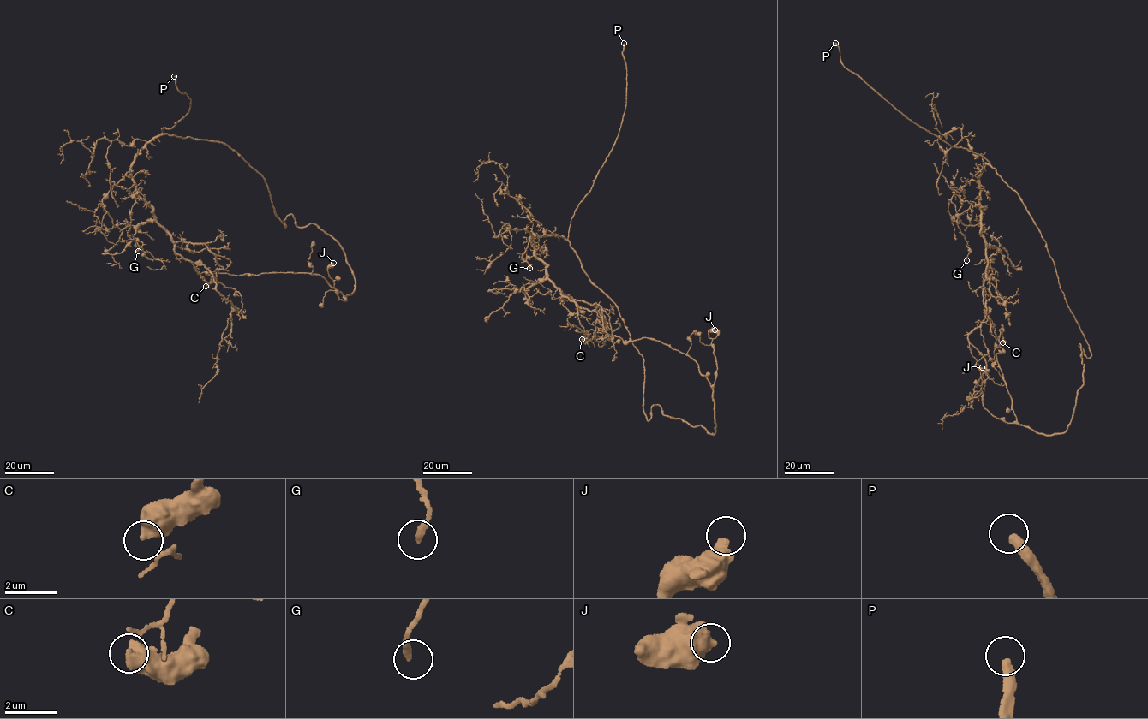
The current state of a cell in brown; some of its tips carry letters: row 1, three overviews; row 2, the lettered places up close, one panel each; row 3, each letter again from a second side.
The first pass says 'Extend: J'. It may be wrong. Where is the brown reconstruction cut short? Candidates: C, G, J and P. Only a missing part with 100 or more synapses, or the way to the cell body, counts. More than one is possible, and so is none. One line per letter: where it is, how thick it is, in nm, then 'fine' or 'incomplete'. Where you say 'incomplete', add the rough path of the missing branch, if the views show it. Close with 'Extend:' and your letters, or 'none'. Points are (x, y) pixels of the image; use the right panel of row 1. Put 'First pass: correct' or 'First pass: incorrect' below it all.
C: place (1002, 342); calibre 650 nm; fine
G: place (966, 260); calibre 240 nm; fine
J: place (982, 367); calibre 480 nm; fine
P: place (835, 43); calibre 360 nm; incomplete; course (835, 43), (822, 37), (804, 42)
Extend: P
First pass: incorrect

